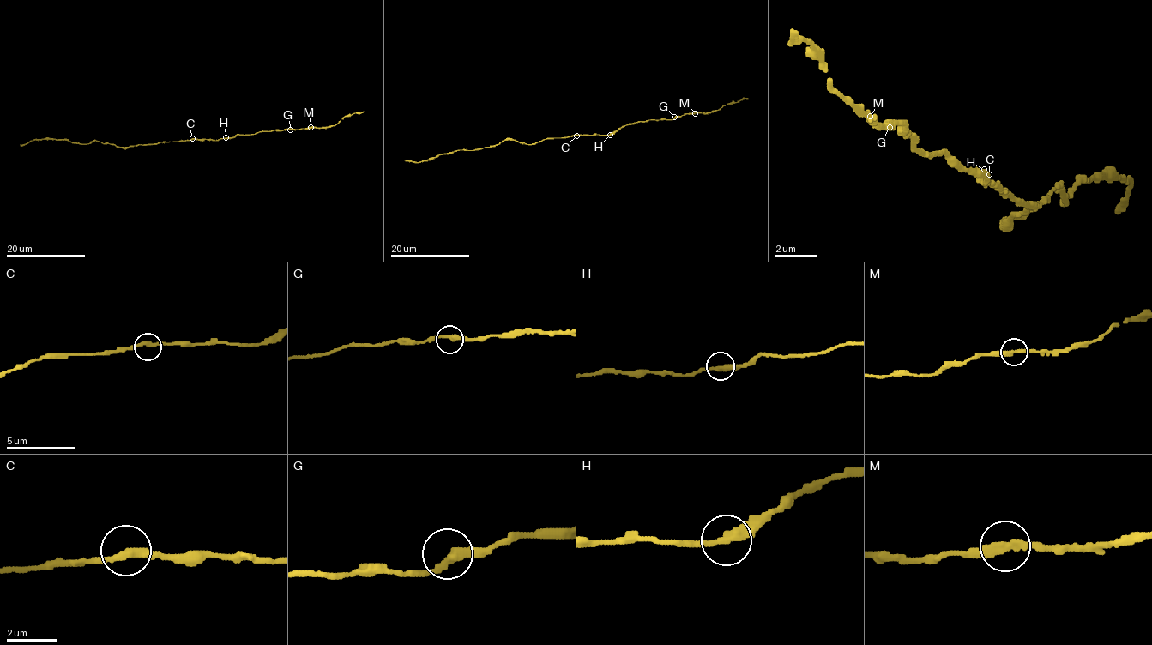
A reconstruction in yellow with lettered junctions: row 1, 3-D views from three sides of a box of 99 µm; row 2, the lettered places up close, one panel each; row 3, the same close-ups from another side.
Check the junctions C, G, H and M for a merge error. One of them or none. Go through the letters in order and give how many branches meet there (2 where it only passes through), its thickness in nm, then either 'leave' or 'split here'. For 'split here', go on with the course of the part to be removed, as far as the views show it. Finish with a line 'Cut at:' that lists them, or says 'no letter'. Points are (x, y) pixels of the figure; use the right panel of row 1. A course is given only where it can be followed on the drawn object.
C: 2 | 280 nm | leave
G: 2 | 320 nm | leave
H: 2 | 360 nm | leave
M: 2 | 360 nm | leave
Cut at: no letter

